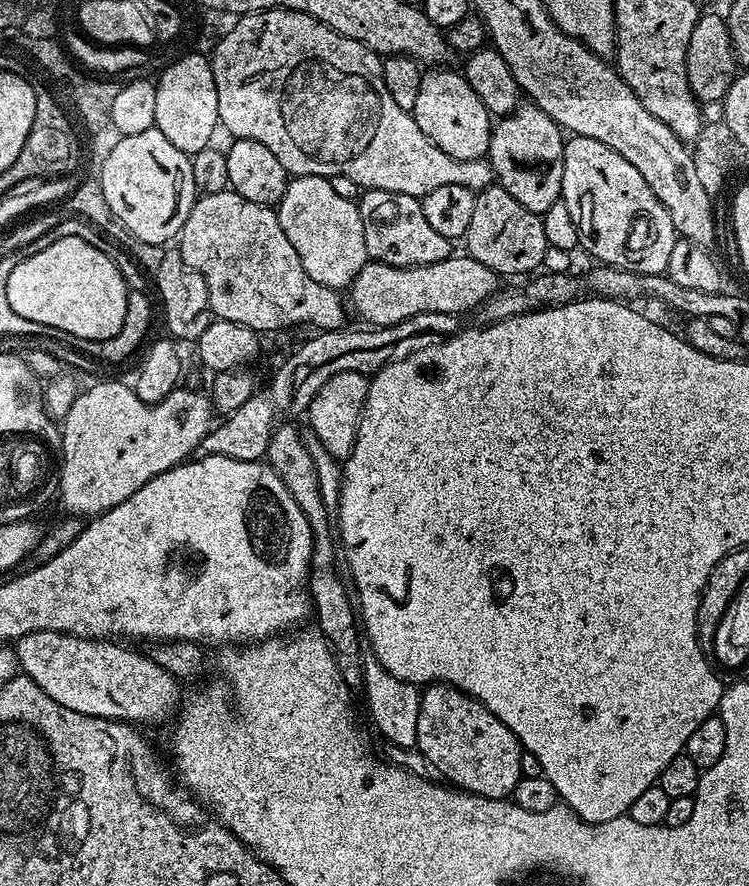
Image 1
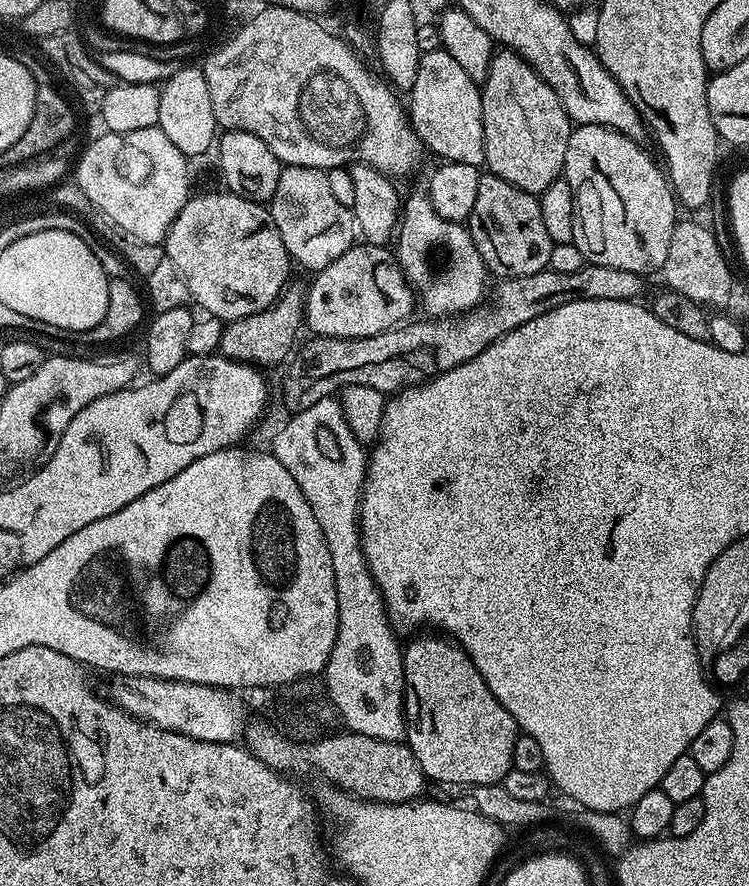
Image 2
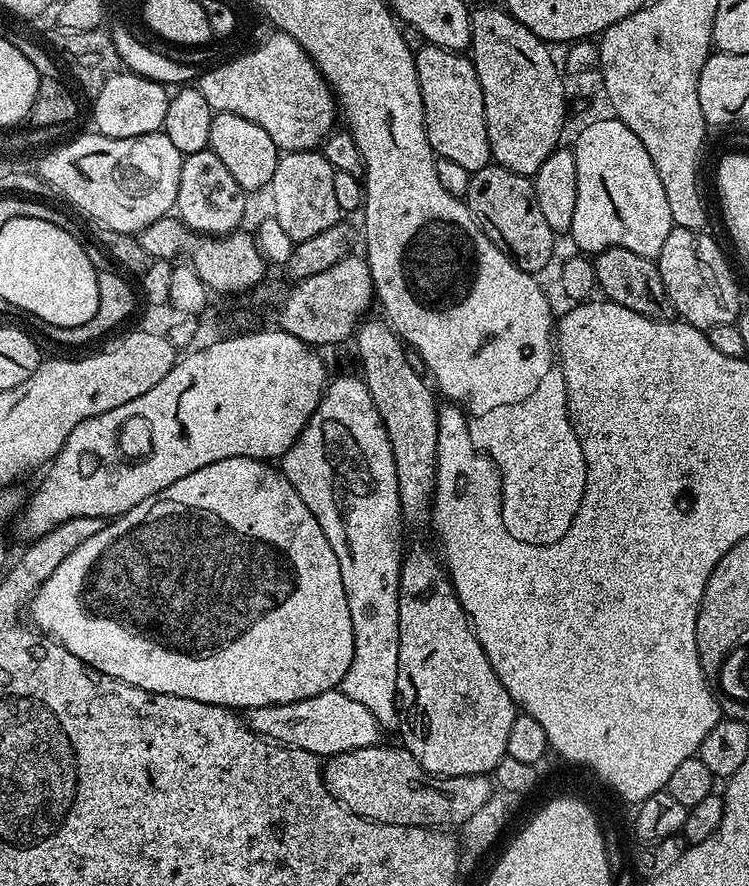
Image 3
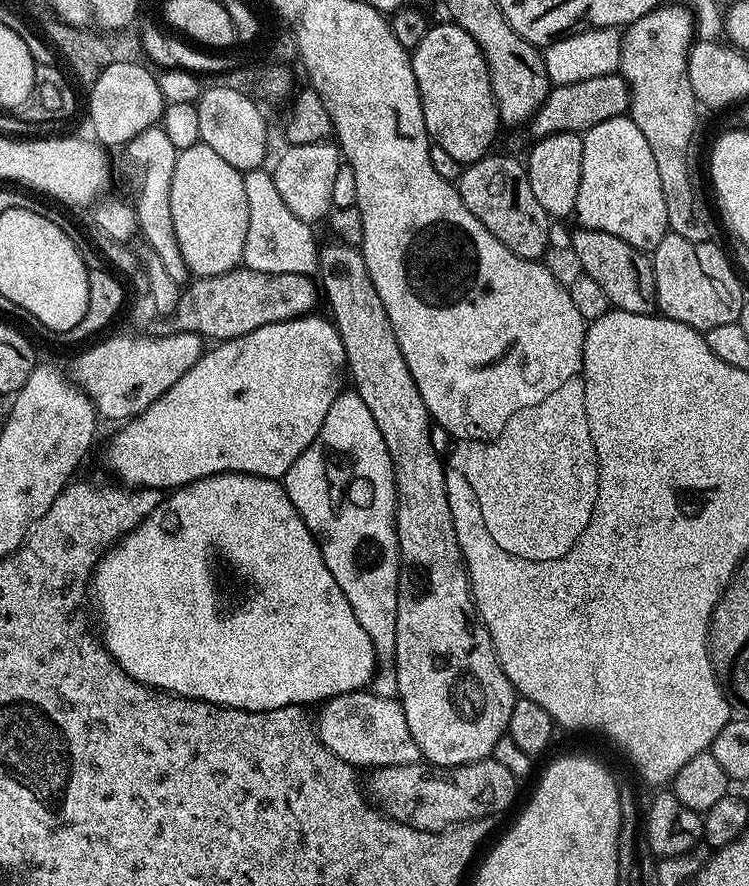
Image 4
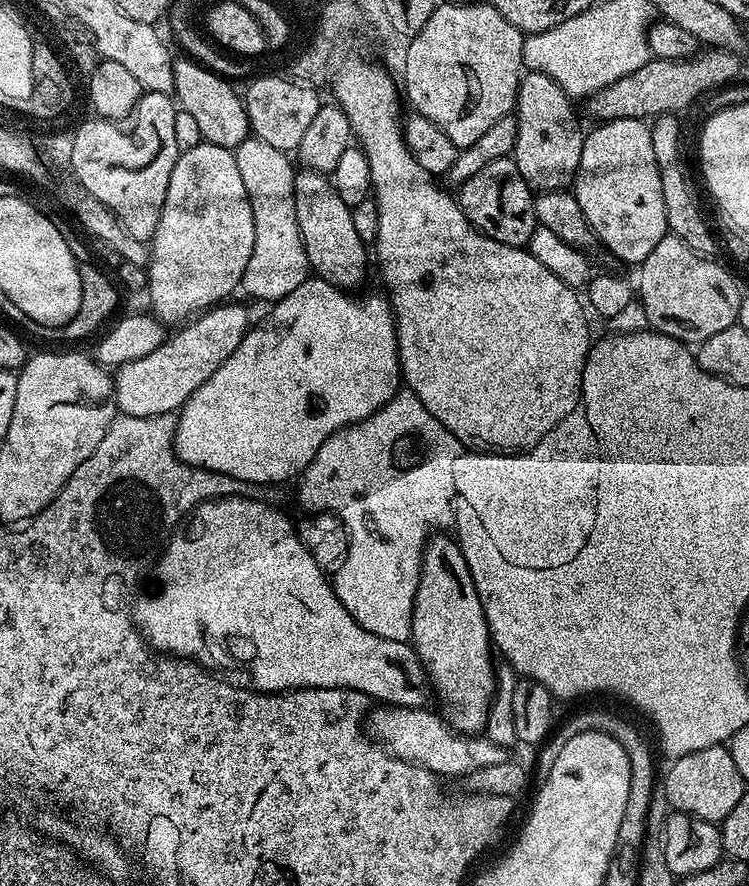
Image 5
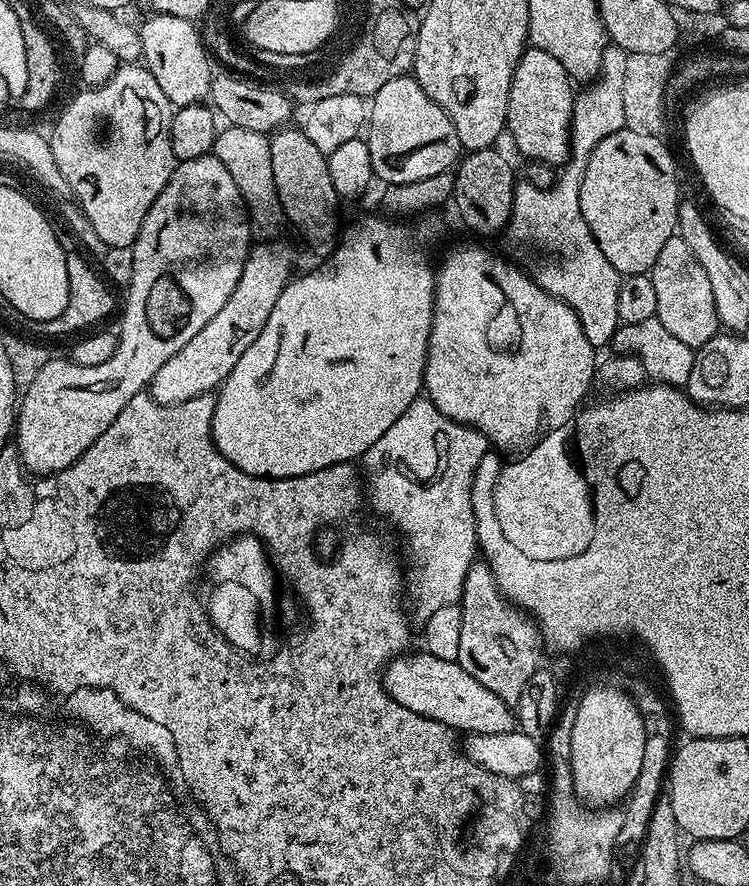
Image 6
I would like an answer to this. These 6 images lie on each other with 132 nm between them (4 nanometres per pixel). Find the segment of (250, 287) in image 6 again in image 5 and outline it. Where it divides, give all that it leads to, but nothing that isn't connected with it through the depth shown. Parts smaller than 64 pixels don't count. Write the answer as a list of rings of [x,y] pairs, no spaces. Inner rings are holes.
[[[221,302],[211,310],[197,315],[191,322],[173,331],[176,333],[173,336],[171,333],[164,344],[158,346],[158,350],[146,354],[146,358],[126,362],[115,369],[117,409],[125,416],[166,416],[183,408],[185,402],[194,394],[194,390],[198,390],[198,386],[202,386],[202,382],[206,382],[206,378],[210,378],[210,374],[214,374],[214,370],[218,370],[218,366],[222,366],[222,362],[226,362],[226,358],[230,358],[234,350],[238,350],[238,342],[242,342],[242,338],[249,330],[247,310],[240,304],[232,303]]]

